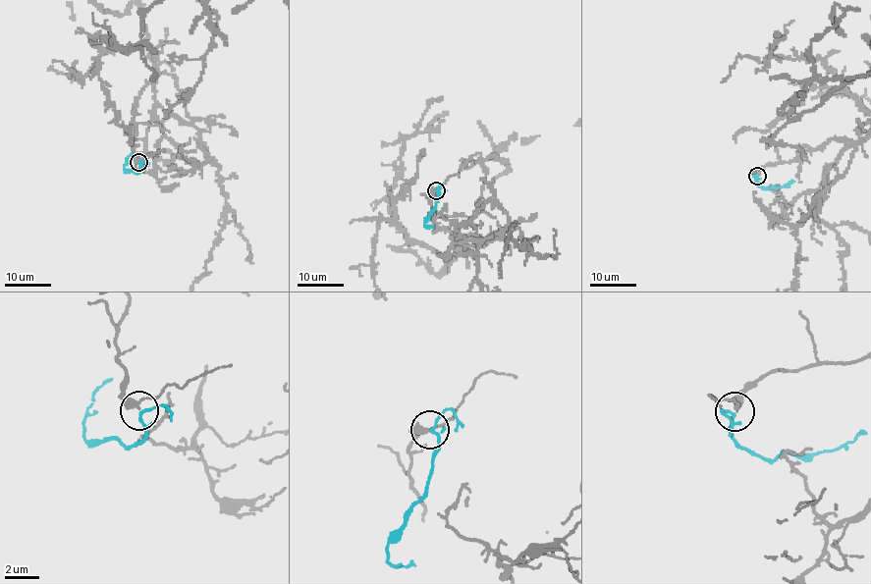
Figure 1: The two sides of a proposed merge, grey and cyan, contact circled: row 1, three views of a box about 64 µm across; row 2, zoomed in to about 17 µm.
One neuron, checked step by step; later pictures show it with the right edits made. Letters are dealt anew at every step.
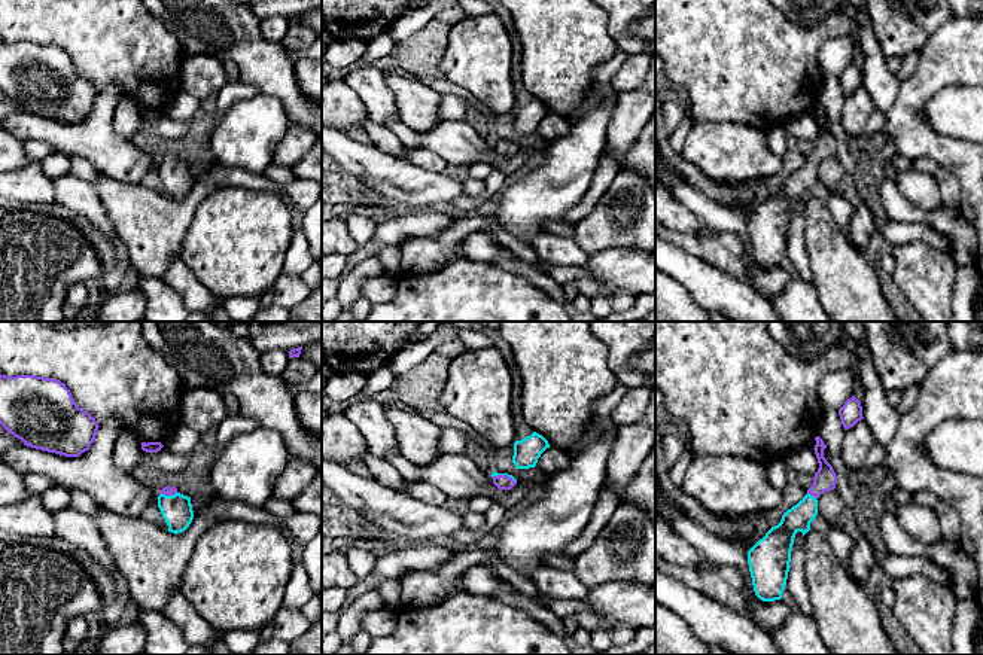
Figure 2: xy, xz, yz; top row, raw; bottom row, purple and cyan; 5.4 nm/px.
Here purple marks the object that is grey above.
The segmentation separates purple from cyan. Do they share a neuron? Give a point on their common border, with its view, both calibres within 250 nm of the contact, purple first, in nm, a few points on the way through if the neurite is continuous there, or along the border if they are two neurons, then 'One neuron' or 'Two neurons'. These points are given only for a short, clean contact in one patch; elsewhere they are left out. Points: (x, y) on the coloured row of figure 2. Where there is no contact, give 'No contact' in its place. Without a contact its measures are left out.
Touches purple at yz (812, 494). Thickness 120 nm (purple) against 140 nm. Path across: yz (825, 478), (812, 494), (807, 508), (797, 518). One neuron

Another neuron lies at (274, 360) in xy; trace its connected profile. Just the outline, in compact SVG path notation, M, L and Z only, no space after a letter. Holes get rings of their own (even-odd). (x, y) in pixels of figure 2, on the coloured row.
M273 348L261 353L261 360L267 374L280 377L289 362L289 353L281 348Z

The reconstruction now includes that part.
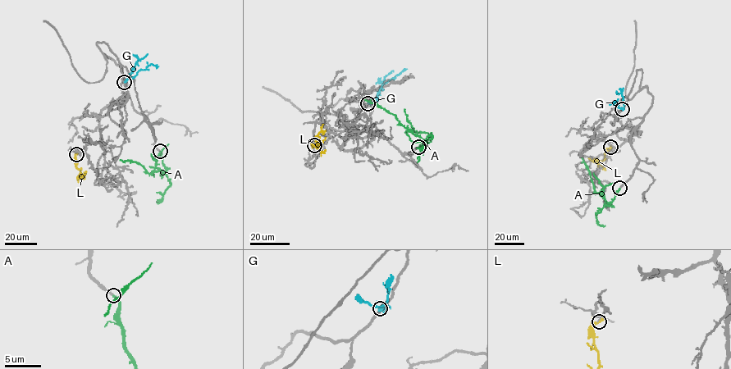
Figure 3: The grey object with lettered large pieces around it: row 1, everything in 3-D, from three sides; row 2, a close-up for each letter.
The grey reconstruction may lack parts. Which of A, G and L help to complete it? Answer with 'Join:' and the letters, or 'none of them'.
Join: A

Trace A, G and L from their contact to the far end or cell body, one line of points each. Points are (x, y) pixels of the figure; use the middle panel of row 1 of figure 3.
A: (418, 147), (427, 146), (426, 142), (404, 127), (395, 115), (364, 98)
G: (367, 103), (377, 99), (381, 85), (407, 69)
L: (314, 145), (319, 145), (317, 136), (323, 124)

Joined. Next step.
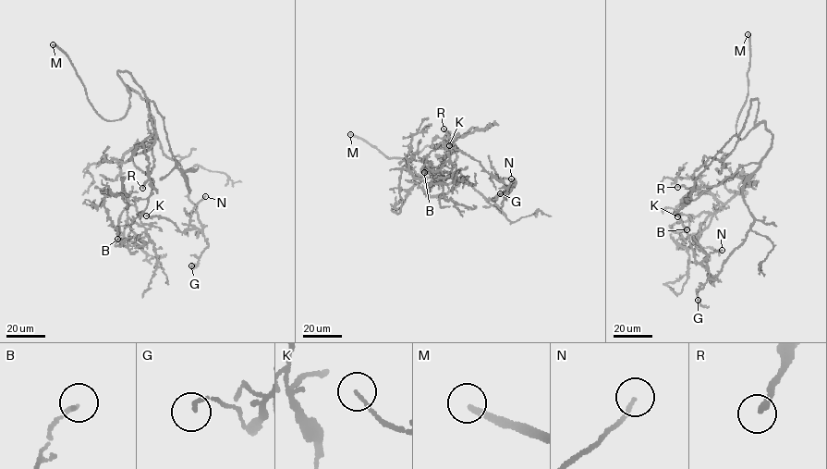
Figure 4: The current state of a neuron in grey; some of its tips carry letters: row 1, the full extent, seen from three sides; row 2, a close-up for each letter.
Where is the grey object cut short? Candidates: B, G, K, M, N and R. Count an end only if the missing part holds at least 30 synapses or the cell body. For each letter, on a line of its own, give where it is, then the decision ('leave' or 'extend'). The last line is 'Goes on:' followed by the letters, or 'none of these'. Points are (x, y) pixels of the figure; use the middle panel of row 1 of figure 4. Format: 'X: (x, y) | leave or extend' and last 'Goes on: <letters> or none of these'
B: (424, 172) | leave
G: (500, 193) | leave
K: (449, 145) | leave
M: (350, 134) | extend
N: (511, 178) | leave
R: (443, 129) | extend
Goes on: M, R

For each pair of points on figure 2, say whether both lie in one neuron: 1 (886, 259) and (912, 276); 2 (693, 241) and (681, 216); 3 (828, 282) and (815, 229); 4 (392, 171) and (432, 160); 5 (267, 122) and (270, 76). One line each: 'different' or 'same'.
1: different
2: different
3: same
4: different
5: different

